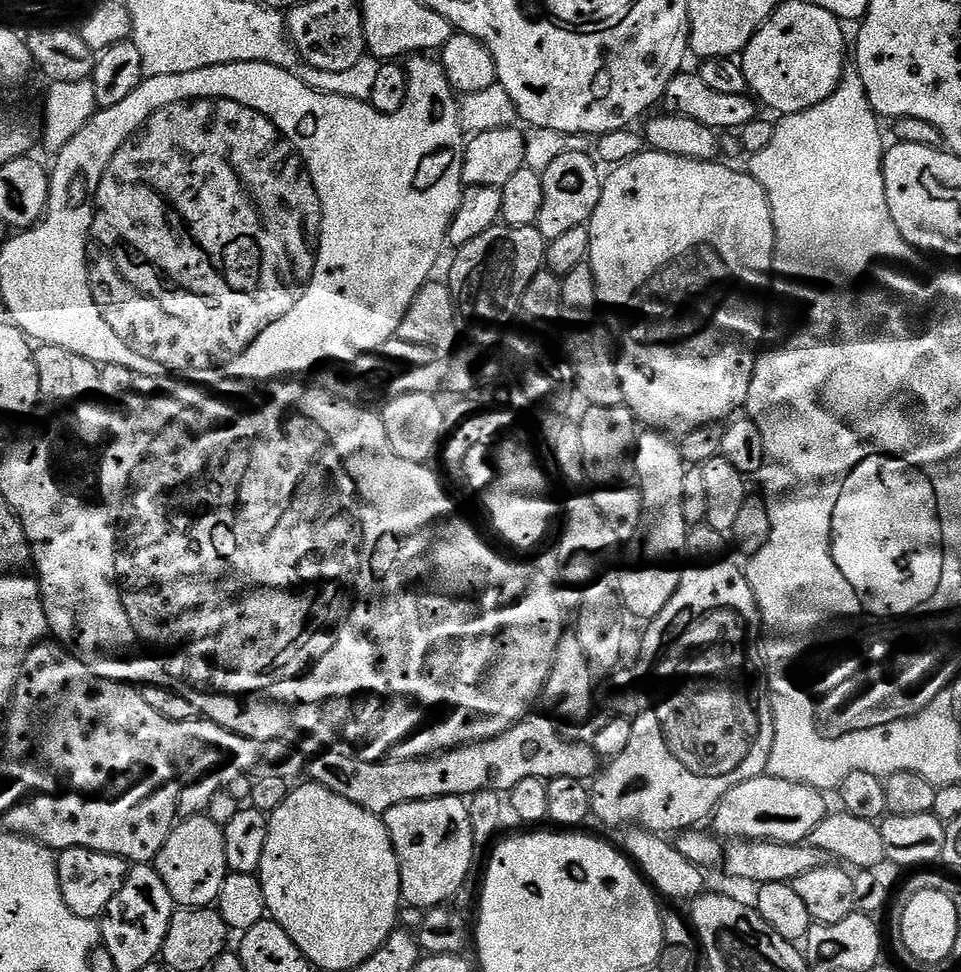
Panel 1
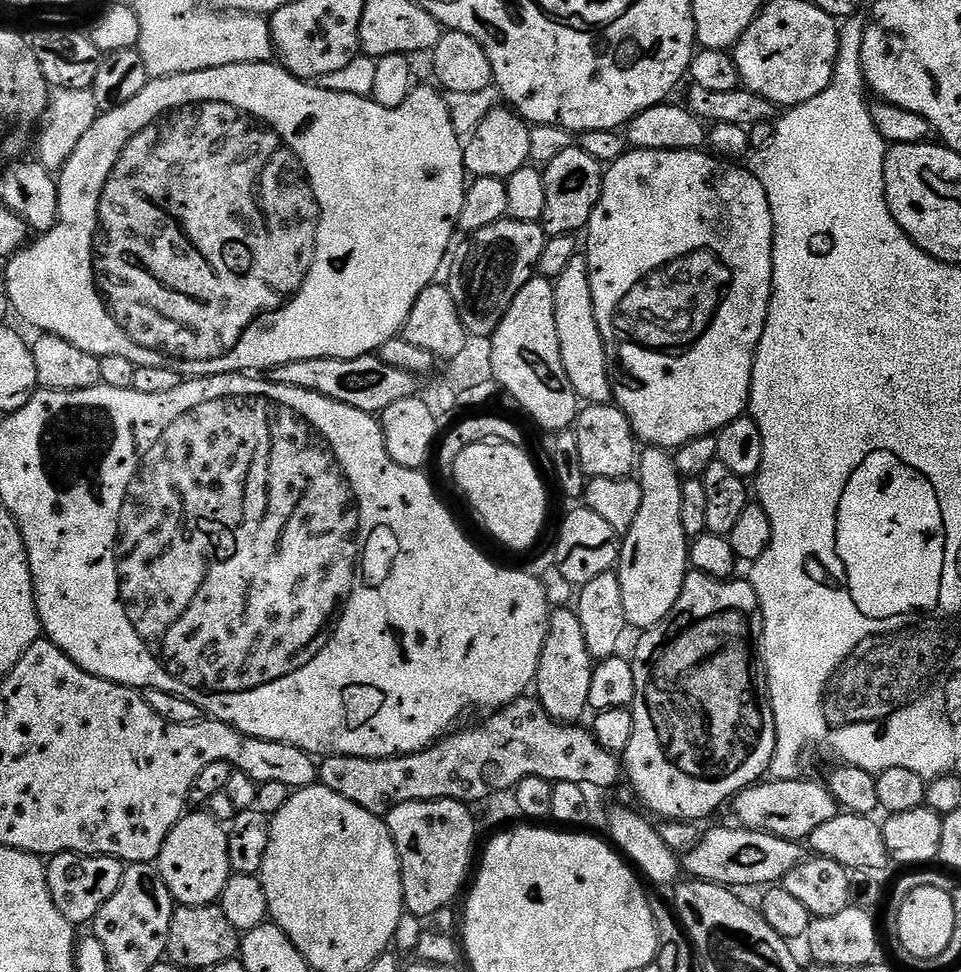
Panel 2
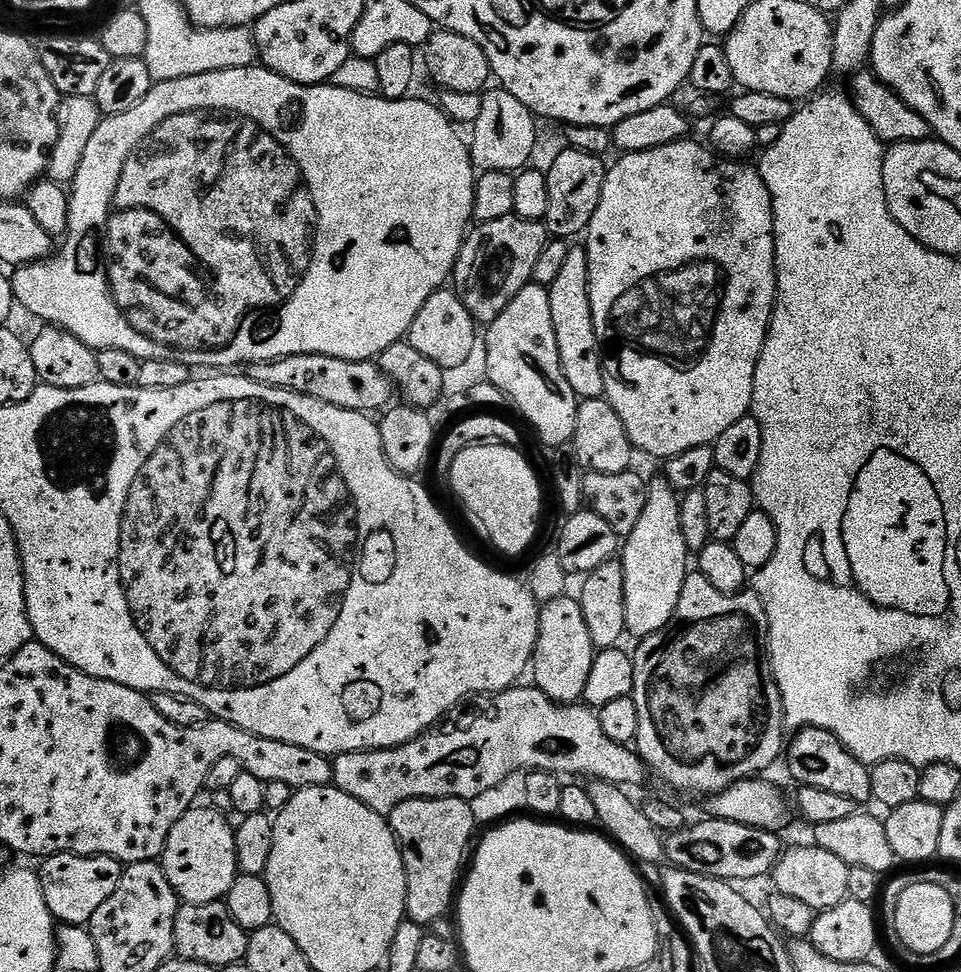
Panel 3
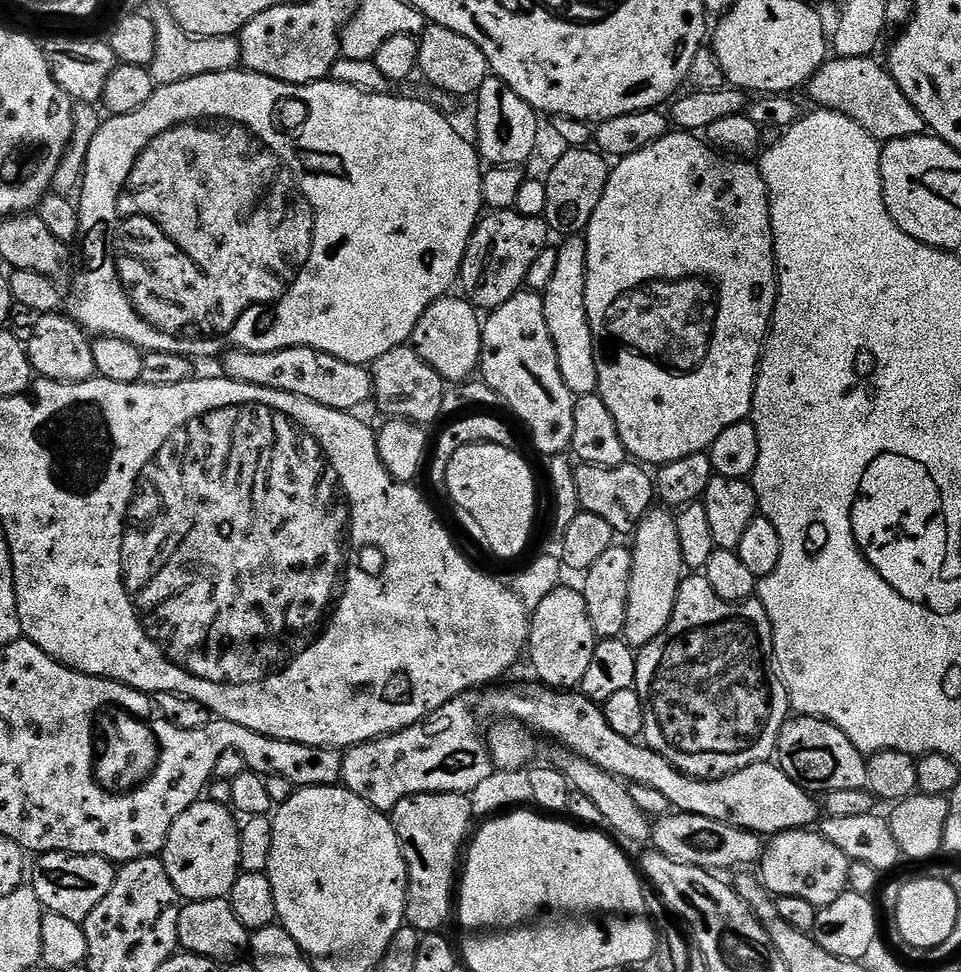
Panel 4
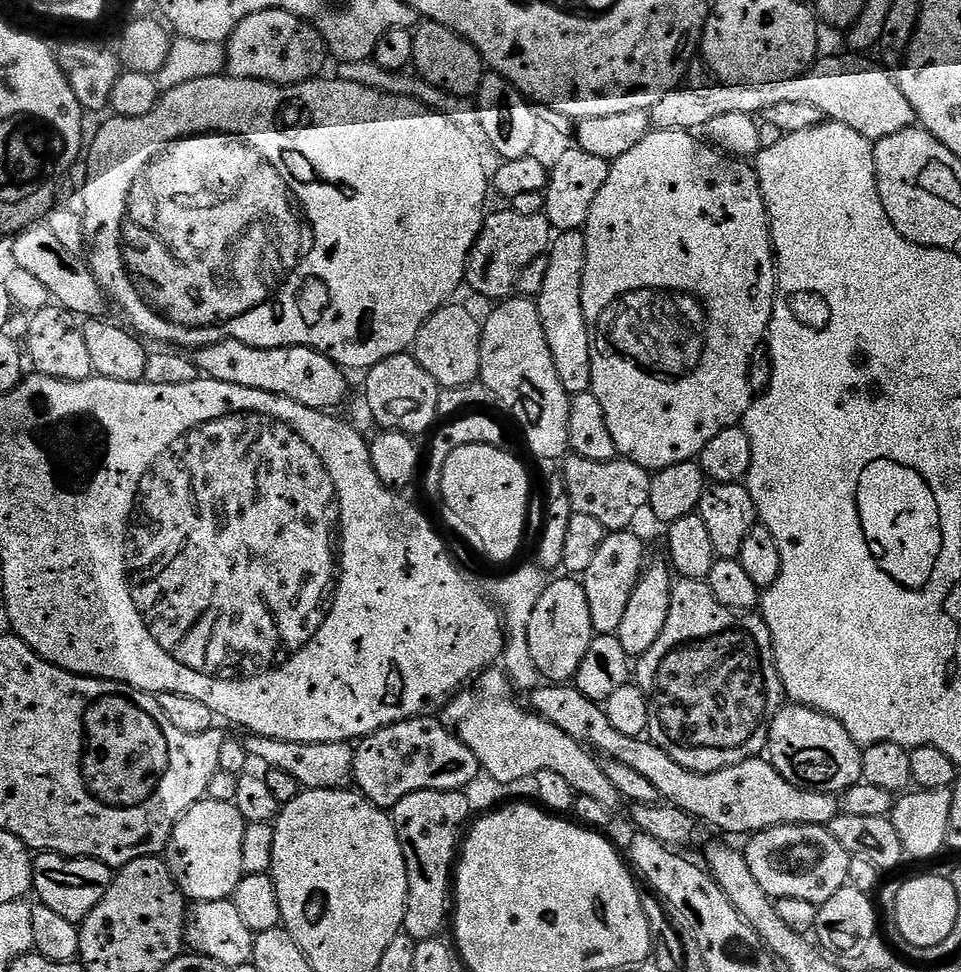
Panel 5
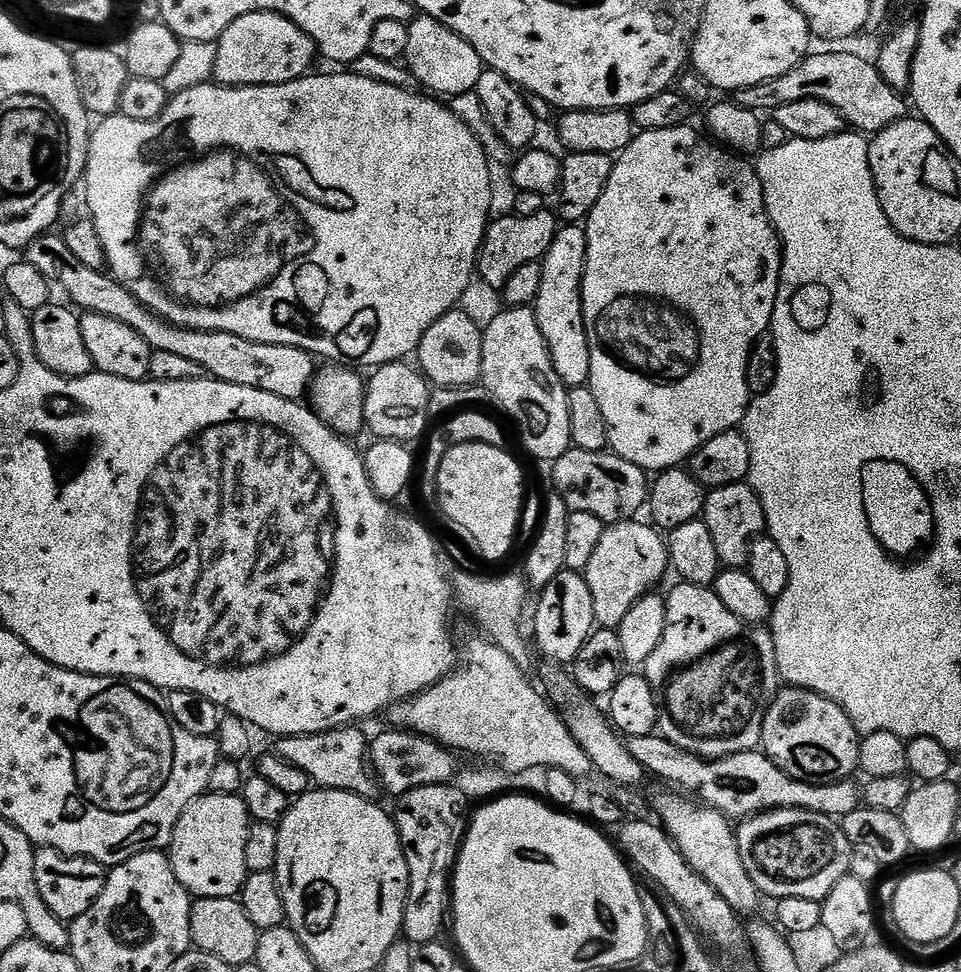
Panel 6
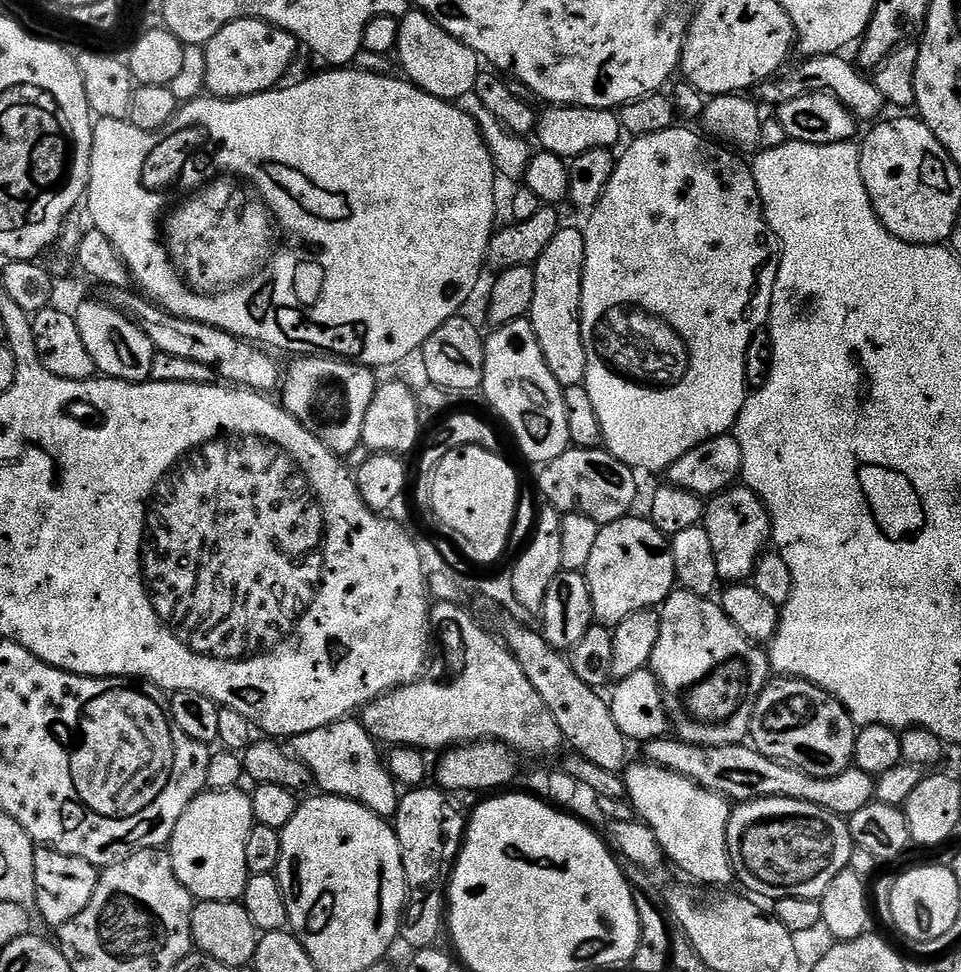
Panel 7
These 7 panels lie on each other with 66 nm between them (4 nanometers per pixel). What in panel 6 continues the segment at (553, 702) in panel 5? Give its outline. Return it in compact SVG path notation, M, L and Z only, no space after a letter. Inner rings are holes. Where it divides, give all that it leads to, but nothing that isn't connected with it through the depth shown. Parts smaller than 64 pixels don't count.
M659 734L630 736L627 737L626 743L630 754L634 754L634 758L638 758L638 762L649 777L657 776L662 783L668 784L664 786L672 790L679 790L681 793L695 798L704 807L718 810L723 816L728 817L733 822L743 822L749 816L757 816L759 812L769 812L775 808L801 808L802 810L817 812L823 816L843 818L854 814L854 810L861 807L862 804L862 788L855 779L834 782L833 784L798 782L794 778L787 776L770 757L765 756L763 751L760 750L743 752L742 754L730 754L720 760L703 760L700 756L695 756L678 746L674 746L674 742L670 742L665 736Z

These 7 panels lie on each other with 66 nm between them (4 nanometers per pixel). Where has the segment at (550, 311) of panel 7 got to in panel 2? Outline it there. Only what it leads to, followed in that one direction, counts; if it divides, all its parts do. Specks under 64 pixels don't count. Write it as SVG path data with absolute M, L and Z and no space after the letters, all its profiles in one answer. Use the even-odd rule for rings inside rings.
M576 255L570 266L566 266L566 270L562 270L562 274L555 277L554 283L554 318L558 322L562 366L566 366L566 374L574 386L576 395L585 405L611 404L612 379L608 376L608 355L604 349L602 334L594 318L587 255Z

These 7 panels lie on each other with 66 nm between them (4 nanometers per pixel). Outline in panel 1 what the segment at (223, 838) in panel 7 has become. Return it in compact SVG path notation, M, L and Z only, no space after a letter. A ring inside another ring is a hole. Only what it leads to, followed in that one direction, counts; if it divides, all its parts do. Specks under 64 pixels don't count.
M208 815L180 820L172 833L166 838L166 846L157 854L154 867L166 882L166 890L170 890L170 898L173 905L181 908L211 908L215 905L218 894L222 890L222 882L228 877L228 863L226 862L226 842L224 841L224 829L212 821Z

